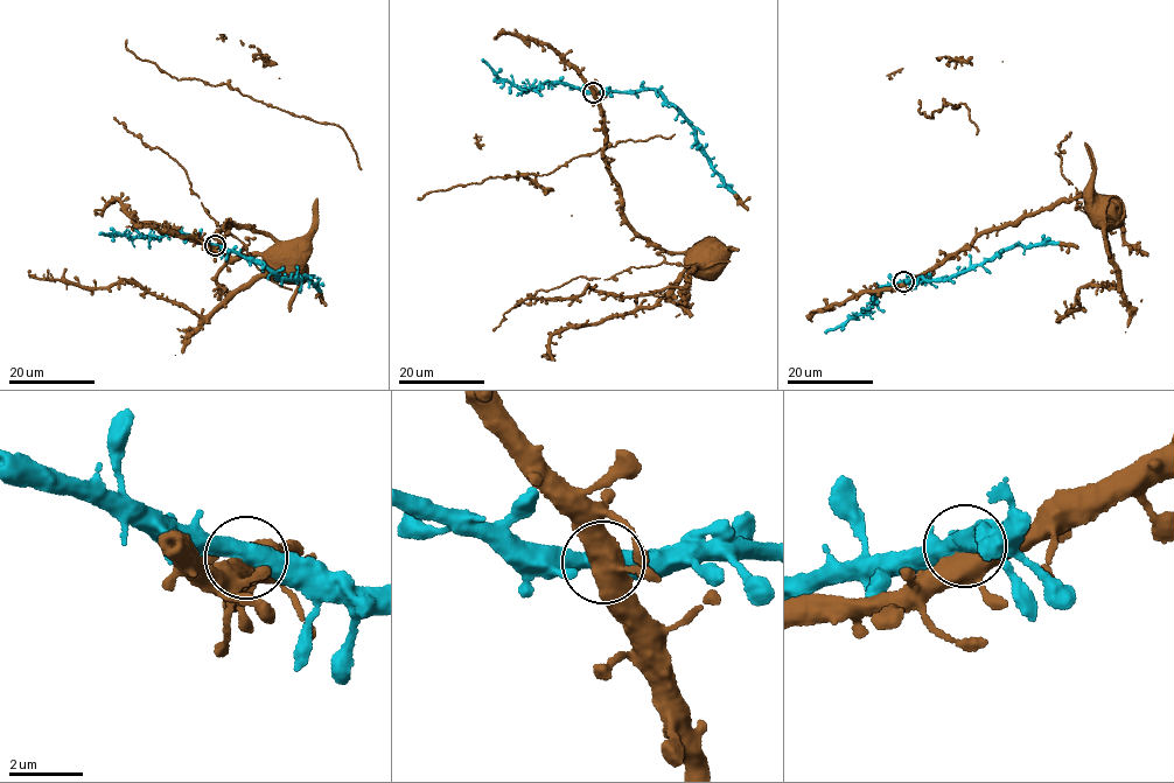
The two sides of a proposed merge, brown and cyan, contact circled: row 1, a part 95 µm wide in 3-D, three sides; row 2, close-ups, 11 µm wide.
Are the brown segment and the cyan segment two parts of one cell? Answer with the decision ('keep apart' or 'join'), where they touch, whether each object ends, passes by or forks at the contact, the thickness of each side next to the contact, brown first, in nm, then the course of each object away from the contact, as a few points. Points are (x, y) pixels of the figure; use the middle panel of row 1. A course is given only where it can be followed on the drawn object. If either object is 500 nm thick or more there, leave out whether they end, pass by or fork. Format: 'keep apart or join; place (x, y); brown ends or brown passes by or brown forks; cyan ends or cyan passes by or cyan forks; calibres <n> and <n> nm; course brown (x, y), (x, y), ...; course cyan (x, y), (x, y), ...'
join; place (593, 92); brown forks; cyan passes by; calibres 440 and 480 nm; course brown (593, 92), (606, 133), (603, 149), (626, 217), (636, 232), (663, 249), (684, 253), (691, 265); course cyan (593, 92), (658, 91), (680, 109), (707, 160), (736, 194)

